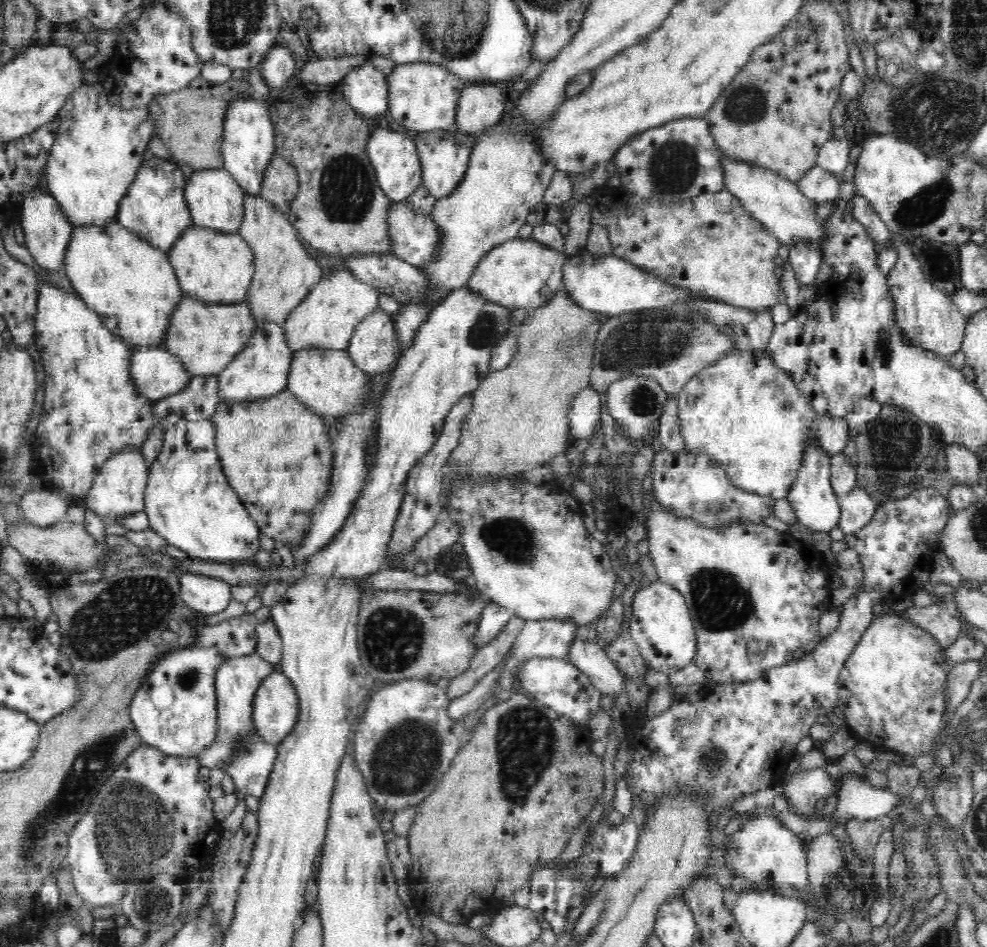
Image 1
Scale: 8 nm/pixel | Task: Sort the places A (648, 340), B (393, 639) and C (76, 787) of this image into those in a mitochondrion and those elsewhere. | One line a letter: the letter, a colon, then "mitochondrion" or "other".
A: mitochondrion
B: mitochondrion
C: mitochondrion

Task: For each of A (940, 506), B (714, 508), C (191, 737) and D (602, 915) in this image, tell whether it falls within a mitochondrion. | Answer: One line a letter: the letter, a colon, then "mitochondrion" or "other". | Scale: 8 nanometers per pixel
A: other
B: mitochondrion
C: other
D: mitochondrion

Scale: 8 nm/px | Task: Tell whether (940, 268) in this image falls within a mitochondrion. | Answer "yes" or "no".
yes

